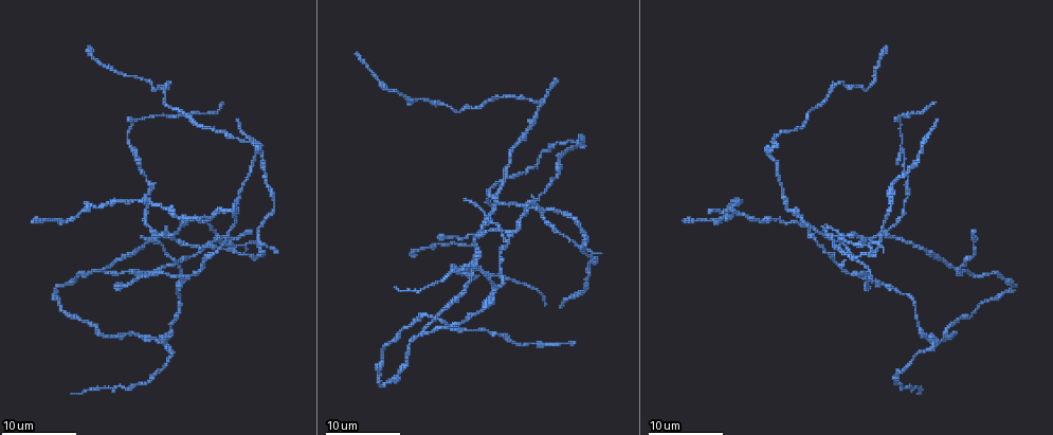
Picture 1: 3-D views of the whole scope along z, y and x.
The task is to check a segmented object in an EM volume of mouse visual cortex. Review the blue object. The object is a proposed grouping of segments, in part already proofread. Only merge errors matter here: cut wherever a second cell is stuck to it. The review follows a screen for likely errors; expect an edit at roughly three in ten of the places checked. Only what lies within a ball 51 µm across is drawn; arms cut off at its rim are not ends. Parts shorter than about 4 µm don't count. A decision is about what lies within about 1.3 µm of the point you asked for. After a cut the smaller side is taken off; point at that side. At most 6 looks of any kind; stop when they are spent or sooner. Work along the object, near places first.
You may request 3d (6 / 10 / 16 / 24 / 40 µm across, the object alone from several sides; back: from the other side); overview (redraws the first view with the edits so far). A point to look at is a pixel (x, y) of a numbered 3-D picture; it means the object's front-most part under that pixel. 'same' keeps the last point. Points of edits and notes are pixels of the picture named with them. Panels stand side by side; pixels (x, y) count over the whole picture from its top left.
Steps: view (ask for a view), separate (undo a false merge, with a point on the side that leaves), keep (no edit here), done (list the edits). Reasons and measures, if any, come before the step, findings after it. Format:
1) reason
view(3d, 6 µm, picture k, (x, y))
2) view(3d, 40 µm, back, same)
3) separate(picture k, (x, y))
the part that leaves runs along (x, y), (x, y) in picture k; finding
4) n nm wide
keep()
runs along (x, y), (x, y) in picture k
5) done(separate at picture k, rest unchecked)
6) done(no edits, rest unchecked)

view(3d, 10 µm, picture 1, (924, 352))

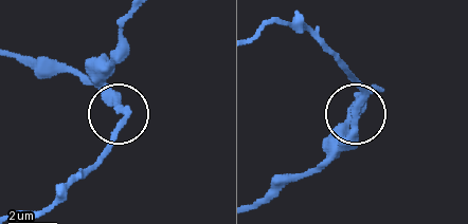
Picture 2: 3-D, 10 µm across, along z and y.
view(3d, 10 µm, back, picture 2, (117, 109))

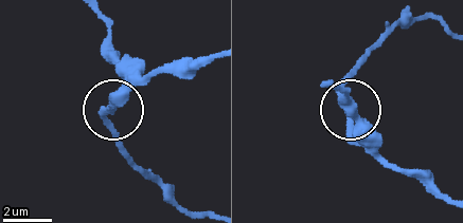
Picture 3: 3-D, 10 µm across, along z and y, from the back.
260 nm wide
keep()
runs along (449, 204), (388, 166), (354, 123), (345, 80), (358, 58) in picture 3; all the same cell

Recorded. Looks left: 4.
three arms meet
view(3d, 16 µm, picture 1, (506, 243))

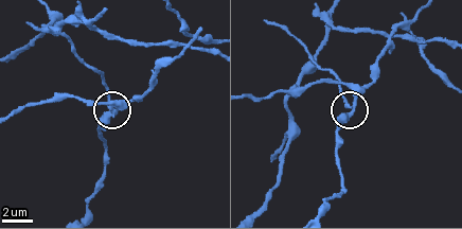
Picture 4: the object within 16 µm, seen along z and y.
other side
view(3d, 16 µm, back, picture 4, (111, 111))

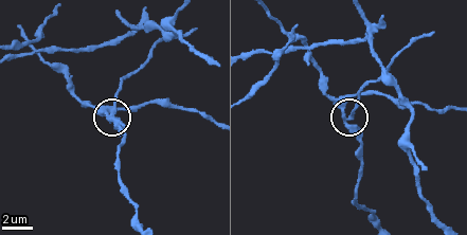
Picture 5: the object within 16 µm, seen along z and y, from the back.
3 arms
separate(picture 5, (118, 96))
the part that leaves runs along (109, 113), (119, 86), (155, 47), (195, 29) in picture 5; two cells meet here

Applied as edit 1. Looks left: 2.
see it whole again
view(overview)

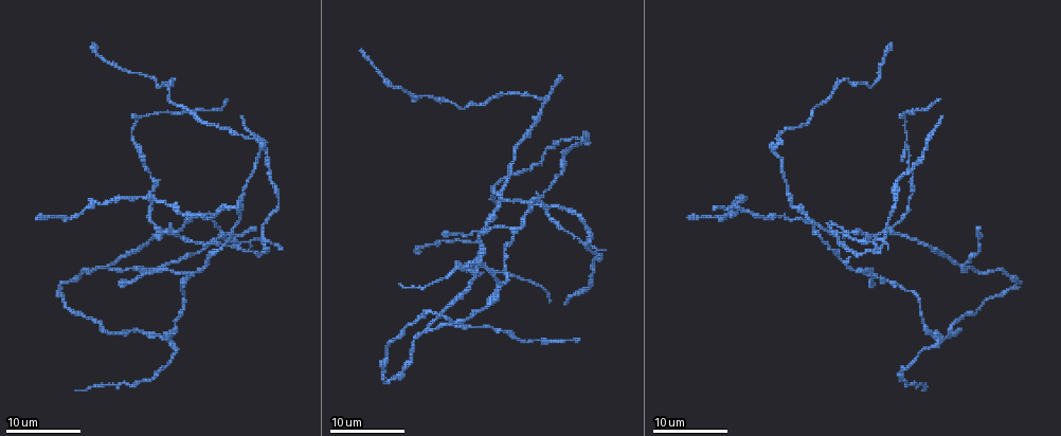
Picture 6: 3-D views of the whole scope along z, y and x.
calibre changes
view(3d, 10 µm, picture 6, (476, 232))

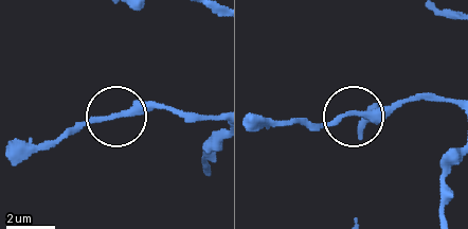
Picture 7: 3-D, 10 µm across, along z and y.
290 nm wide
keep()
runs along (454, 103), (399, 102), (321, 126), (286, 126) in picture 7; continuous, no second cell

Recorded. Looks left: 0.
done(separate at picture 5, rest unchecked)

